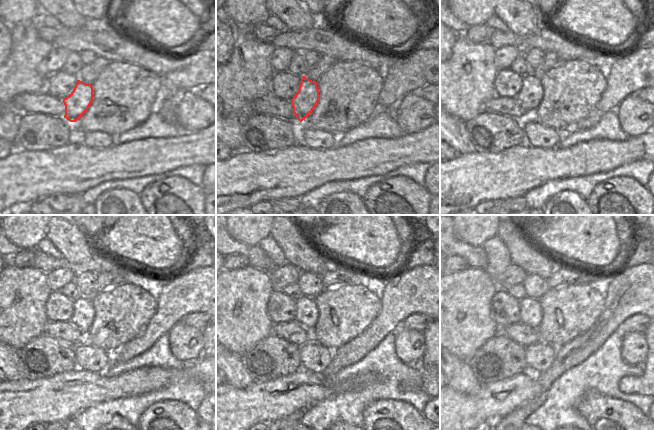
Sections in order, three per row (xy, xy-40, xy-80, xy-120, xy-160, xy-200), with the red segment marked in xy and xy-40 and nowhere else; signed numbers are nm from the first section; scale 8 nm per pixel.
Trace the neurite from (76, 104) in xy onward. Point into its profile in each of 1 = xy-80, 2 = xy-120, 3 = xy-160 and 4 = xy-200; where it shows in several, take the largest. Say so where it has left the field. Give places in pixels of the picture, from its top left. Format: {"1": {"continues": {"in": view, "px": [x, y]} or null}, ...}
{"1": {"continues": {"in": "xy-80", "px": [531, 92]}}, "2": {"continues": {"in": "xy-120", "px": [83, 313]}}, "3": {"continues": {"in": "xy-160", "px": [306, 313]}}, "4": {"continues": {"in": "xy-200", "px": [529, 308]}}}

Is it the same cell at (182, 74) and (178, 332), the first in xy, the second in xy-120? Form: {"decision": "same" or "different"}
{"decision": "different"}

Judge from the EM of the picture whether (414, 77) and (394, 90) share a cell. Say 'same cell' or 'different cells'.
same cell

